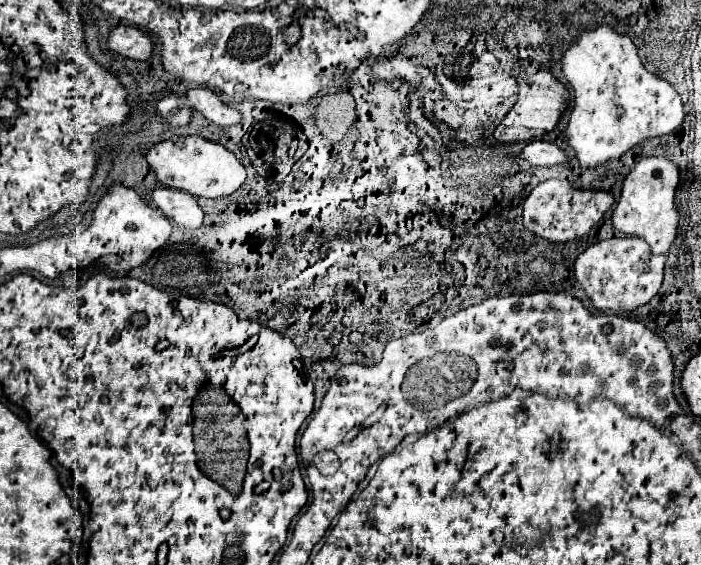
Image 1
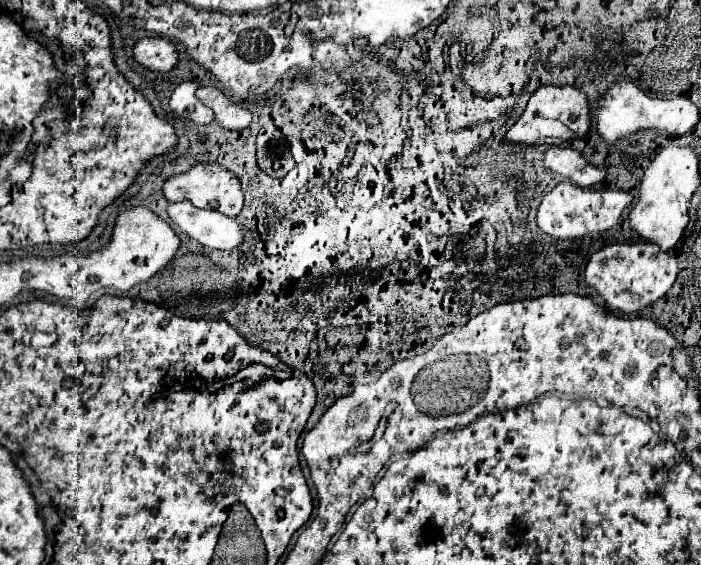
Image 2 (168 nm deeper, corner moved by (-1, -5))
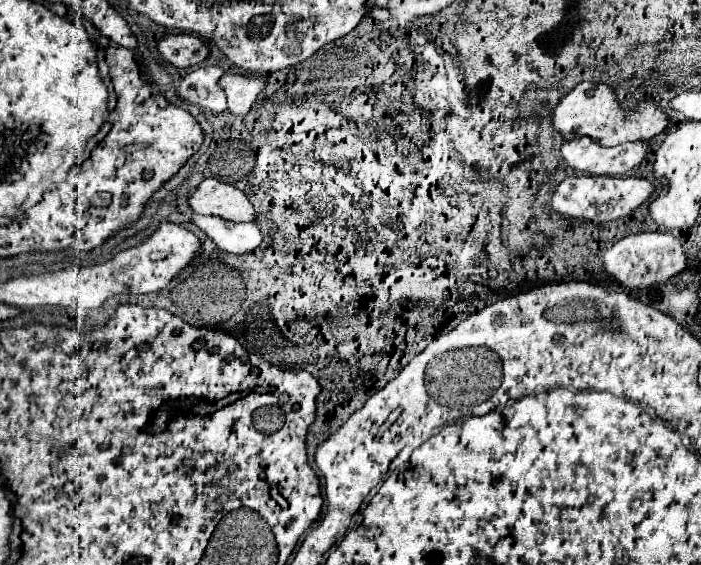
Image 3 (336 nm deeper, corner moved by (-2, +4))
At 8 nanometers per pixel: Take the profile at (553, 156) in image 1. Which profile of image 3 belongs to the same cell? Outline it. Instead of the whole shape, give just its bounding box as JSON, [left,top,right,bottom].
[560,137,650,175]

